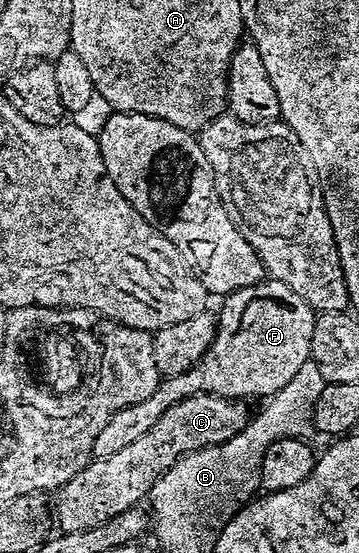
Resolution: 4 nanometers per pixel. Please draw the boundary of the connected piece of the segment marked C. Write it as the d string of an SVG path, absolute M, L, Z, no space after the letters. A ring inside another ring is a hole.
M205 393L203 395L191 395L182 401L178 401L162 417L158 419L150 429L150 433L144 433L131 445L126 445L119 453L110 453L105 459L93 458L86 469L79 471L69 483L62 488L62 496L68 502L72 515L76 518L75 526L83 529L85 527L97 527L112 517L118 517L120 513L126 513L132 507L140 507L149 498L152 487L163 477L171 467L184 455L192 451L200 451L204 447L219 446L228 442L238 434L250 422L250 412L244 408L243 402L228 399L224 395Z

